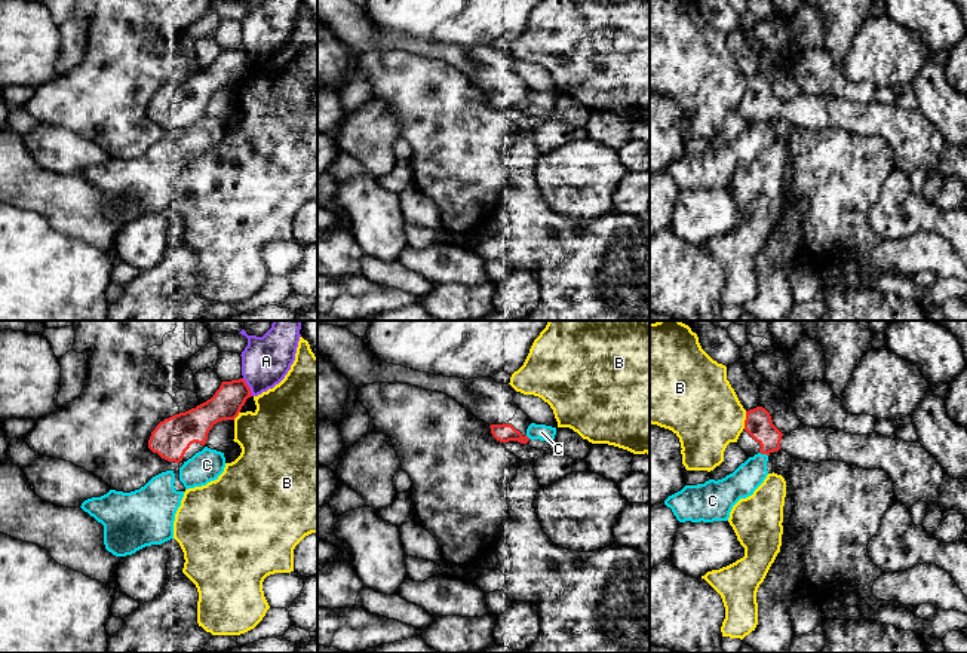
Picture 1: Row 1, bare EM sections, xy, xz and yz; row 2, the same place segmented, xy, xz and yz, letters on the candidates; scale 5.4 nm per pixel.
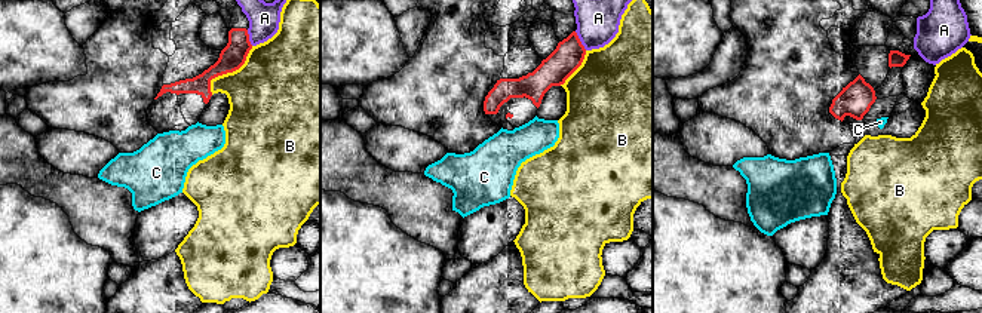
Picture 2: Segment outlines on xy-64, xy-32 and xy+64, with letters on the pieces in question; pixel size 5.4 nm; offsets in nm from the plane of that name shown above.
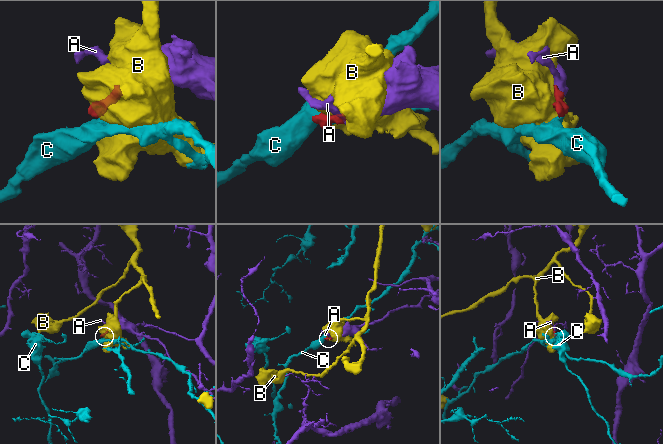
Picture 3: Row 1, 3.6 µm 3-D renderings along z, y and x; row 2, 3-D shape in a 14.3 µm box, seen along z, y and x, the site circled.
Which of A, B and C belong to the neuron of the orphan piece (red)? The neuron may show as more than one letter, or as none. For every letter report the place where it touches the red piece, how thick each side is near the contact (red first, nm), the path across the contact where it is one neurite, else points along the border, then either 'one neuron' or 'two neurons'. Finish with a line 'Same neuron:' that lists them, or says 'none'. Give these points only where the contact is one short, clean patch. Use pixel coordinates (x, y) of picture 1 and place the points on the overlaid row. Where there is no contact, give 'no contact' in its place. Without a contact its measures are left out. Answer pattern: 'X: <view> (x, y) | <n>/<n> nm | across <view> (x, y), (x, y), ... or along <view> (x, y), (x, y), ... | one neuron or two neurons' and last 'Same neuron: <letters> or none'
A: xy (248, 388) | 170/260 nm | along xy (242, 379), (252, 395) | two neurons
B: yz (745, 420) | 150/400 nm | along yz (746, 411), (743, 428) | two neurons
C: yz (764, 453) | 150/160 nm | two neurons
Same neuron: none

